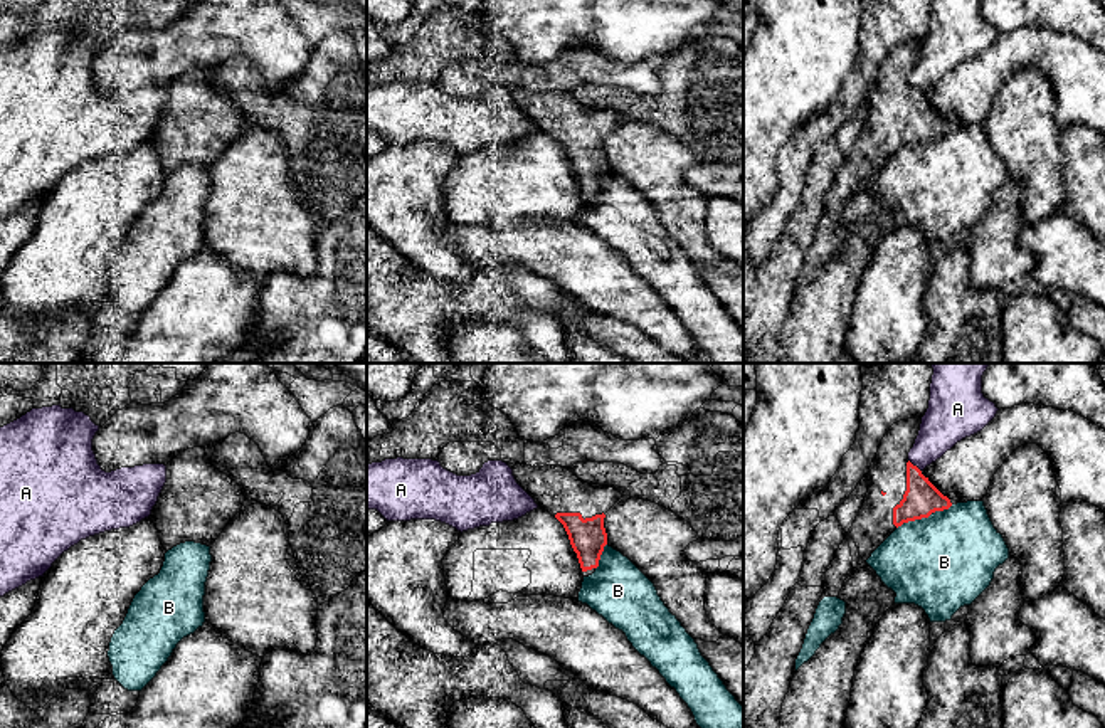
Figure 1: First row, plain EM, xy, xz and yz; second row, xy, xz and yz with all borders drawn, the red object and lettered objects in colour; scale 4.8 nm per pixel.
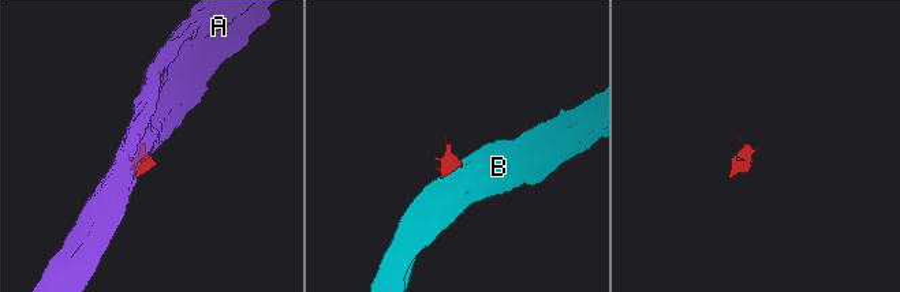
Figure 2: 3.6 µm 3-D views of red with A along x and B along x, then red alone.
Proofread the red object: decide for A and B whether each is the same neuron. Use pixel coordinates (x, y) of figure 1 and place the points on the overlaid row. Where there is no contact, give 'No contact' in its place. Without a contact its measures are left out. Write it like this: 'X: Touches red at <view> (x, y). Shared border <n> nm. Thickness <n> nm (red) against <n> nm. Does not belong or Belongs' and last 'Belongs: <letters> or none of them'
A: Touches red at yz (915, 466). Shared border 90 nm. Thickness 170 nm (red) against 220 nm. Does not belong
B: Touches red at yz (924, 516). Shared border 300 nm. Thickness 170 nm (red) against 460 nm. Does not belong
Belongs: none of them

